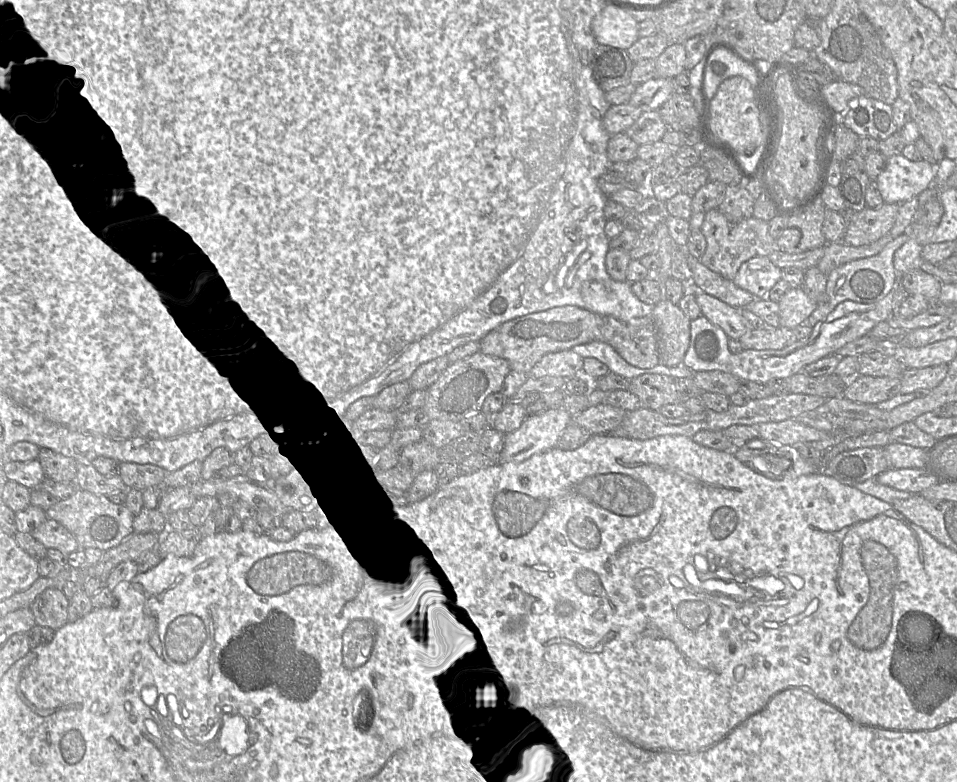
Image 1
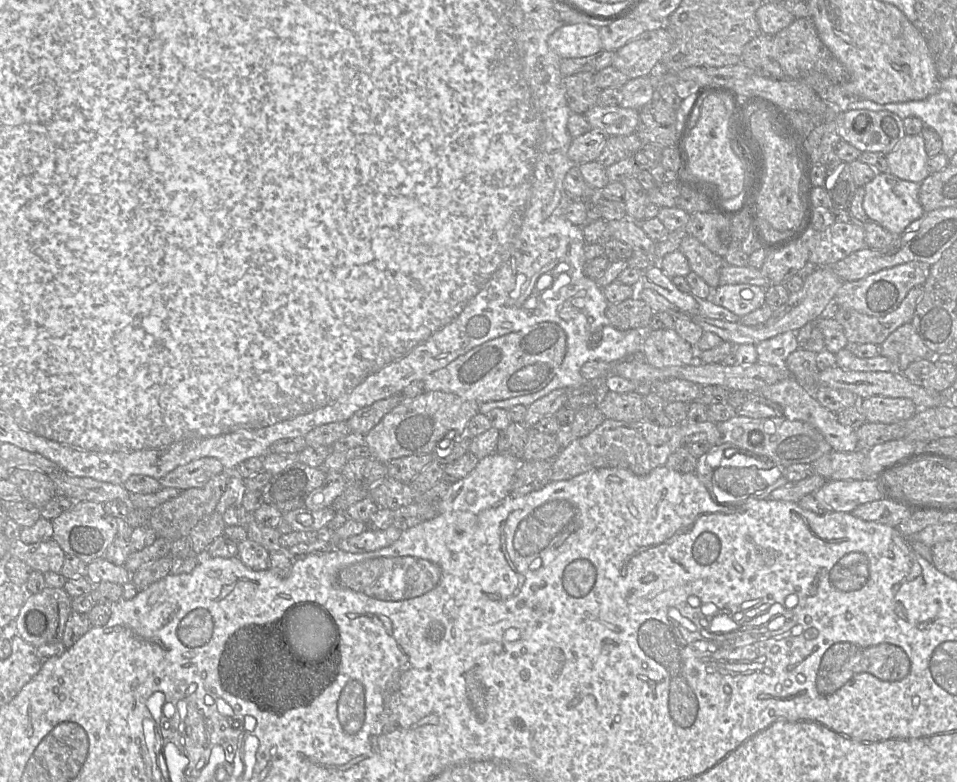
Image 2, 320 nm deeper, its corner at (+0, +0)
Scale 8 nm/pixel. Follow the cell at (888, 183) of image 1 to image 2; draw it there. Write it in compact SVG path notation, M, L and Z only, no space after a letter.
M889 172L878 173L864 186L863 209L868 221L874 222L886 231L899 236L913 221L924 215L919 201L920 184L897 178Z

